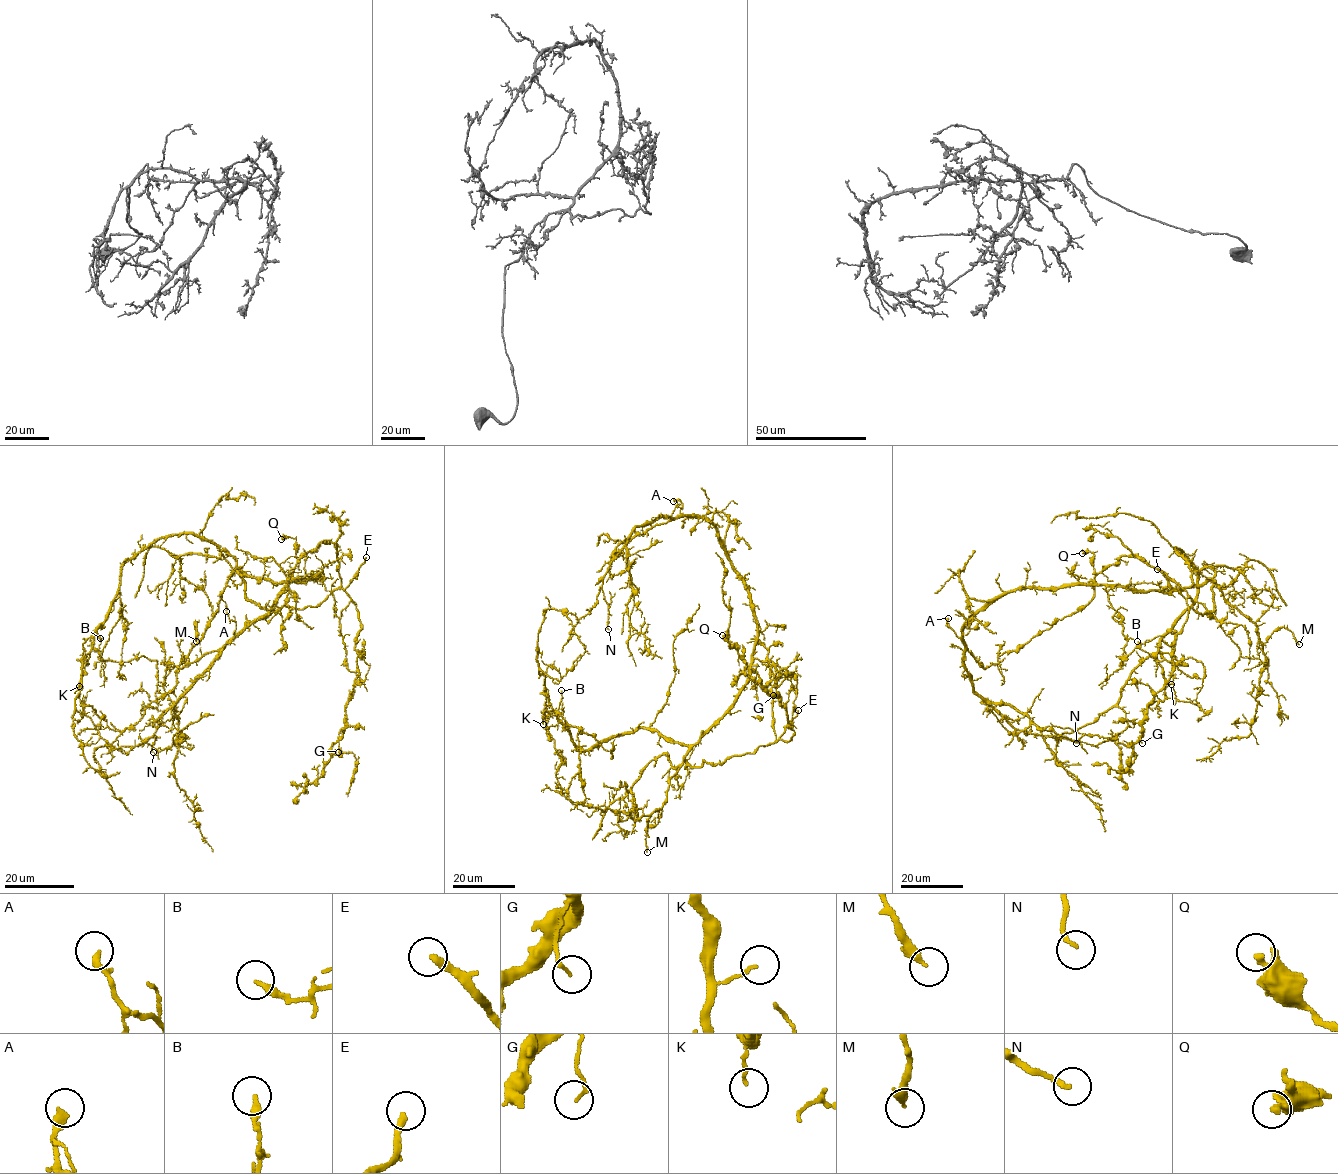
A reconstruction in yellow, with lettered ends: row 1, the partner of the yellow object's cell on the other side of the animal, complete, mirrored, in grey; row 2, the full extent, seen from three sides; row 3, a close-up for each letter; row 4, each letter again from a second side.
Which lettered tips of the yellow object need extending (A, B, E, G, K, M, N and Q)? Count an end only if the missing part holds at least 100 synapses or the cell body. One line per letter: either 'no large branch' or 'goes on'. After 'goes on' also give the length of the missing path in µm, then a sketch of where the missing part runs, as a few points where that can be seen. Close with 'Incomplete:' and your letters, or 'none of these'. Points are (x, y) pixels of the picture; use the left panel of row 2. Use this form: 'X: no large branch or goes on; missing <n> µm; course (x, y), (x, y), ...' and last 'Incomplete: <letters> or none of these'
A: no large branch
B: no large branch
E: goes on; missing 40 µm; course (366, 557), (360, 550), (357, 556), (362, 558), (362, 587), (368, 608), (364, 611), (361, 606)
G: no large branch
K: no large branch
M: no large branch
N: no large branch
Q: no large branch
Incomplete: E

